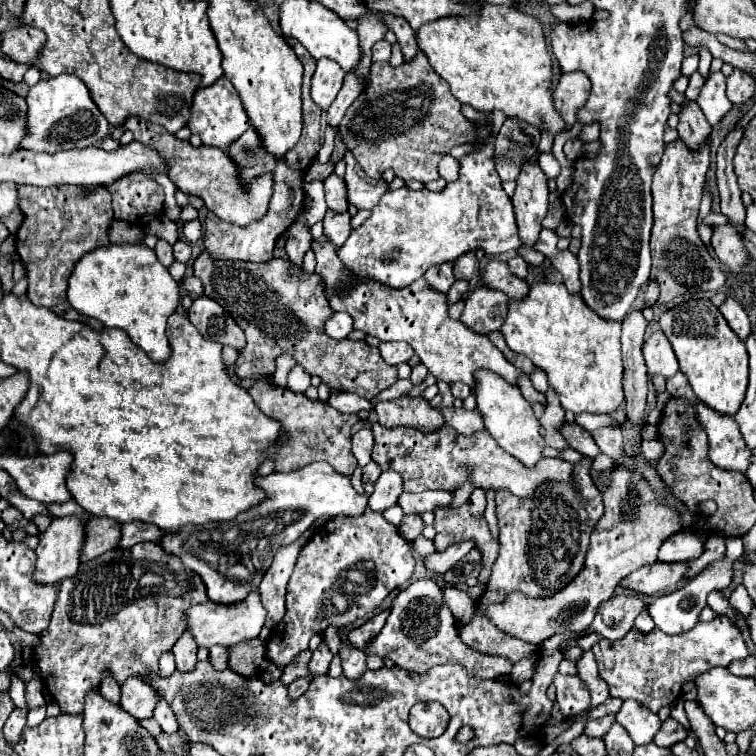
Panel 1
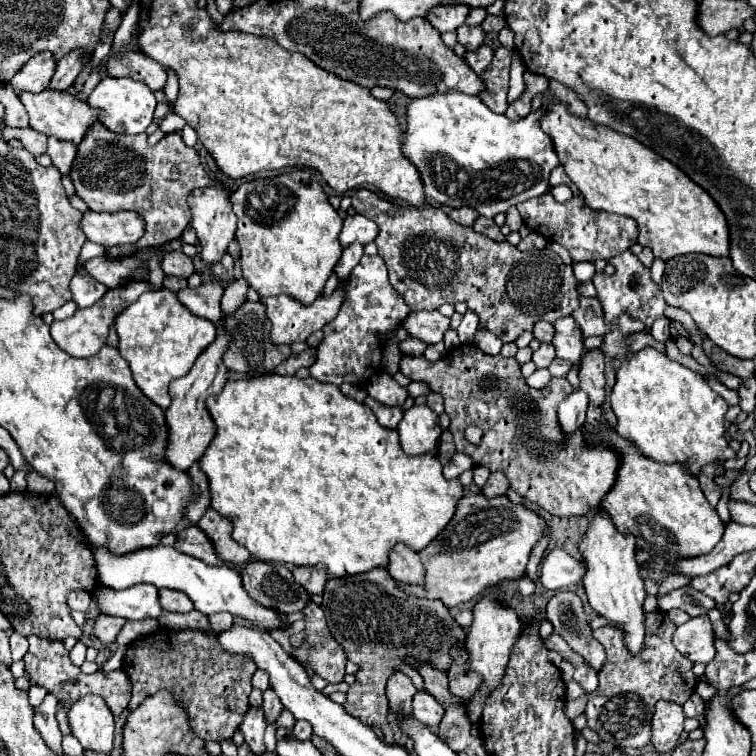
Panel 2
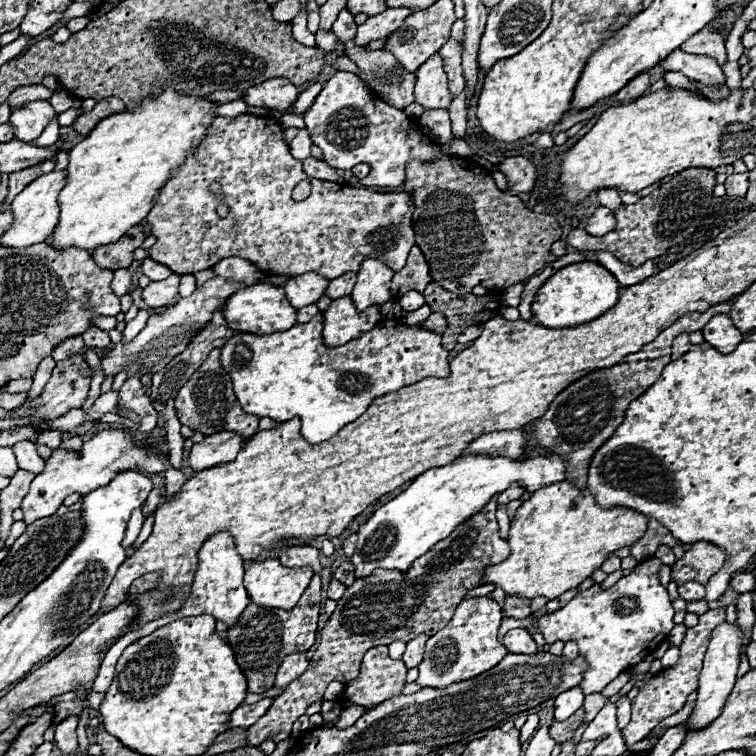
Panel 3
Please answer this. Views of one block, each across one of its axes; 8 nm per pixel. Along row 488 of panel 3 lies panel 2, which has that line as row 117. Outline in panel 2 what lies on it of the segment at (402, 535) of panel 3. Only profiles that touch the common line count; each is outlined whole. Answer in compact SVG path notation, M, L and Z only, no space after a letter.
M436 92L424 98L412 98L406 104L406 130L402 138L402 156L406 156L418 170L428 198L448 208L470 206L480 216L494 218L498 212L506 212L510 206L536 198L548 188L548 176L556 168L558 156L538 124L540 110L528 114L520 122L510 122L504 114L490 112L478 96L462 92Z

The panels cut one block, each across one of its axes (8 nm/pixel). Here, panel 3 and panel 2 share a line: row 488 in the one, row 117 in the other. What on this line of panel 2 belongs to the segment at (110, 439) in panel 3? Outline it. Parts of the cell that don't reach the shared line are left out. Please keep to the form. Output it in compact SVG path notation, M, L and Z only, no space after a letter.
M46 88L38 94L22 92L22 94L18 94L18 98L30 116L30 128L34 128L40 134L54 136L58 140L74 140L74 144L78 144L78 140L82 140L82 134L86 134L86 128L90 128L90 124L98 122L98 120L94 120L94 108L90 108L86 102L80 102L74 94L70 94L66 90Z

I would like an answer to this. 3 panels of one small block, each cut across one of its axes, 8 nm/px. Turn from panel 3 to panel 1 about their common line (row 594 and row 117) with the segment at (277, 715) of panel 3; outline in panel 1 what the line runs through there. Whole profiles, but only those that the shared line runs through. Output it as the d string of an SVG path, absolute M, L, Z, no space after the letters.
M418 52L412 62L398 68L392 68L388 62L372 62L366 92L346 110L338 134L366 176L380 180L384 170L392 168L400 178L428 182L438 178L438 160L448 154L452 146L472 142L476 130L474 124L462 116L460 102L452 96L446 80L442 80L430 68L426 56Z

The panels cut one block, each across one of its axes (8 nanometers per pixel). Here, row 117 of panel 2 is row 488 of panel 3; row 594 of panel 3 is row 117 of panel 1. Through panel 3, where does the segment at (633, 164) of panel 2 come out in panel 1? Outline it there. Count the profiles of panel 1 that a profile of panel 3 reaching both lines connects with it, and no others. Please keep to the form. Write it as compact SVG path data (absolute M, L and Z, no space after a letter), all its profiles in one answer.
M480 2L476 16L444 16L424 24L416 42L430 66L442 76L452 94L480 112L502 110L508 118L530 122L554 136L562 132L564 120L552 102L552 60L544 42L542 24L516 8Z

